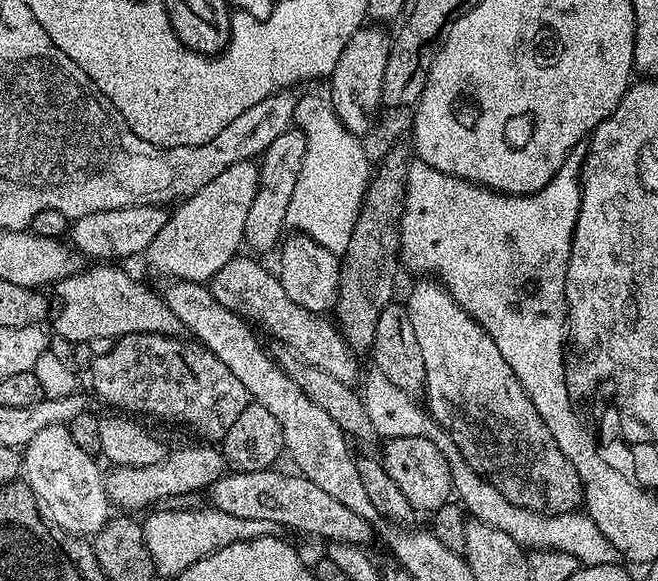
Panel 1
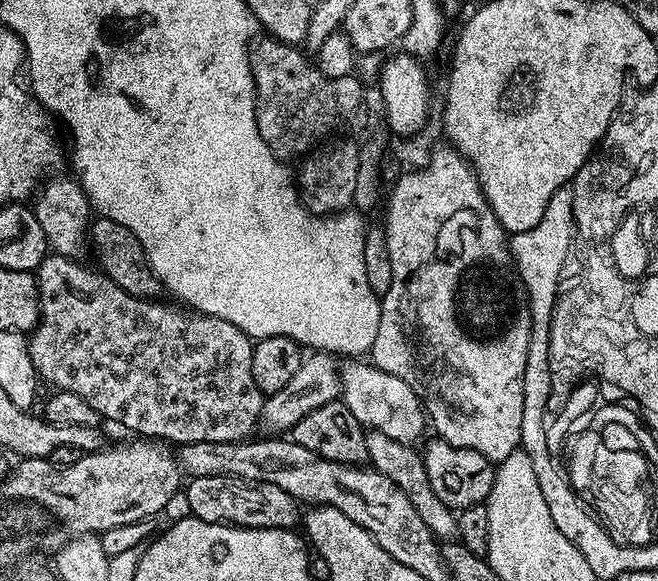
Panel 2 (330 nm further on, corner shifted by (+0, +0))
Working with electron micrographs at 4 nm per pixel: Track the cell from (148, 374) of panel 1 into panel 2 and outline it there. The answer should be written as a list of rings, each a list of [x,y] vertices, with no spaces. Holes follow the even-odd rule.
[[[48,254],[41,261],[39,268],[34,272],[36,278],[36,293],[40,295],[40,323],[32,329],[28,340],[28,353],[30,362],[34,366],[37,377],[44,380],[56,390],[73,392],[78,394],[90,406],[94,406],[96,413],[105,421],[113,420],[124,428],[129,428],[132,434],[140,438],[151,438],[157,442],[167,442],[172,446],[193,444],[194,442],[232,442],[234,444],[245,441],[253,435],[251,433],[258,428],[263,414],[265,393],[258,390],[254,382],[254,370],[252,369],[252,349],[254,341],[246,335],[238,326],[226,322],[222,318],[213,316],[201,316],[192,310],[181,310],[179,307],[171,308],[168,304],[155,304],[152,298],[132,296],[126,290],[122,290],[108,276],[99,270],[91,272],[80,265],[79,259],[70,256],[57,256]]]

